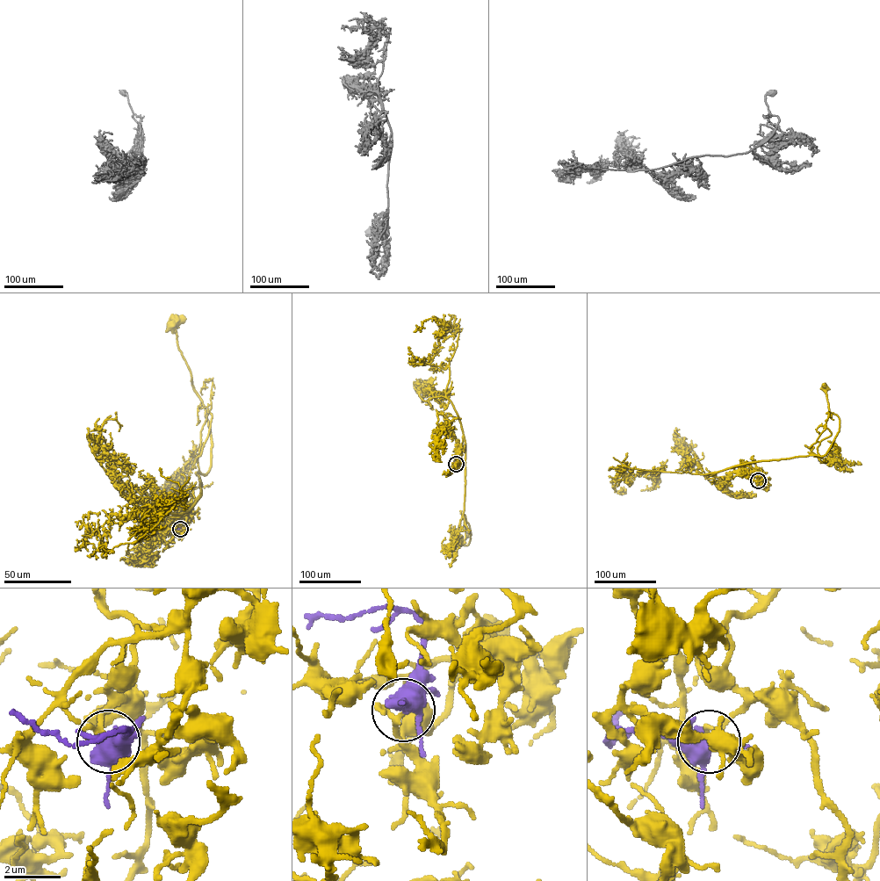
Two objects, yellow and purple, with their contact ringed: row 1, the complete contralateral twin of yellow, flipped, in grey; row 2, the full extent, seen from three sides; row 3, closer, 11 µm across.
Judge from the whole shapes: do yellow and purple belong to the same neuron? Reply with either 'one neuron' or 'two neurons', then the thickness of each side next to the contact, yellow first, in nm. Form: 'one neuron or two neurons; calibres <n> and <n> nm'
one neuron; calibres 140 and 440 nm

